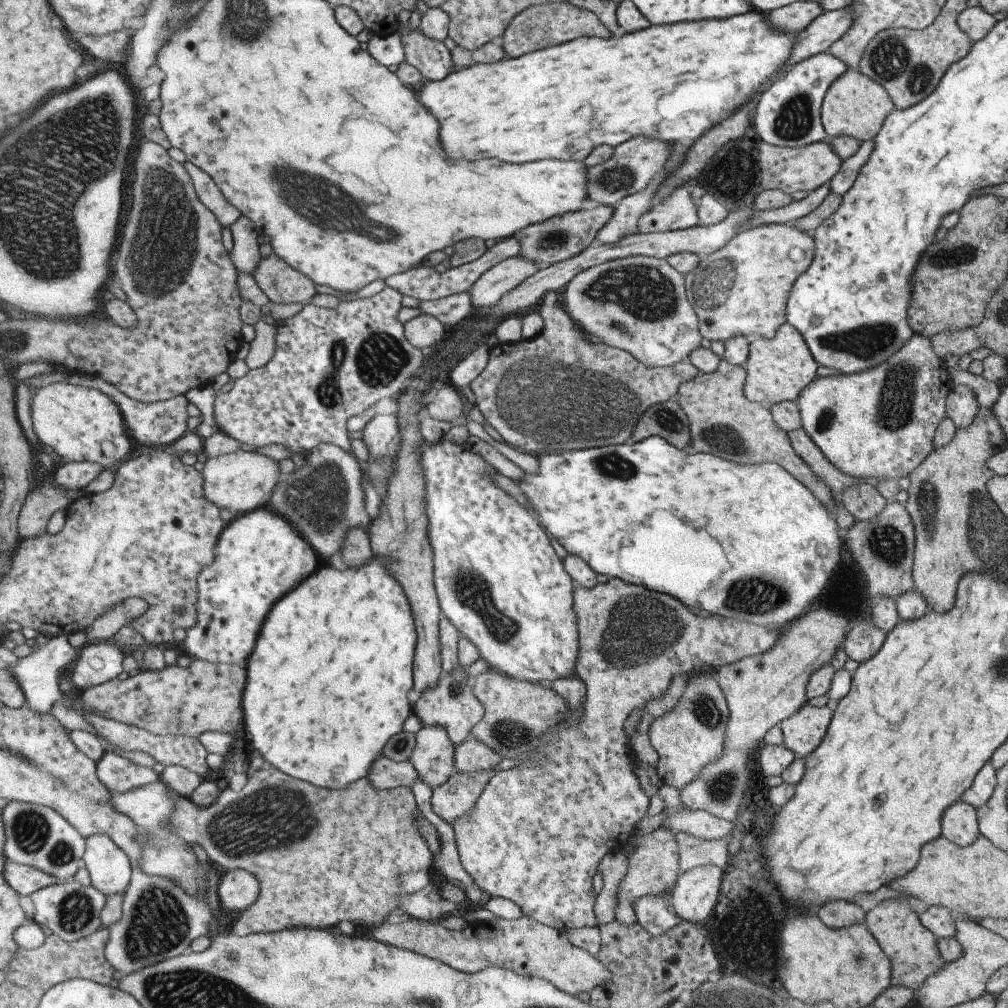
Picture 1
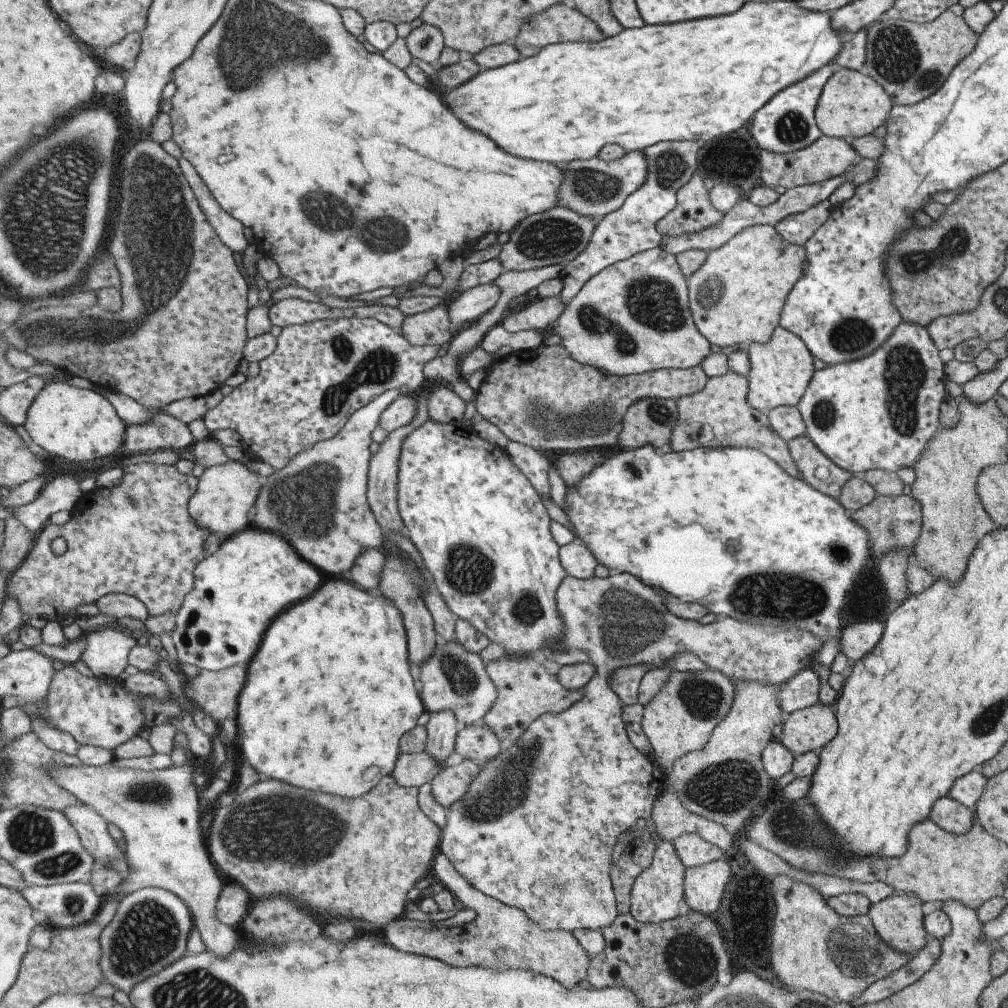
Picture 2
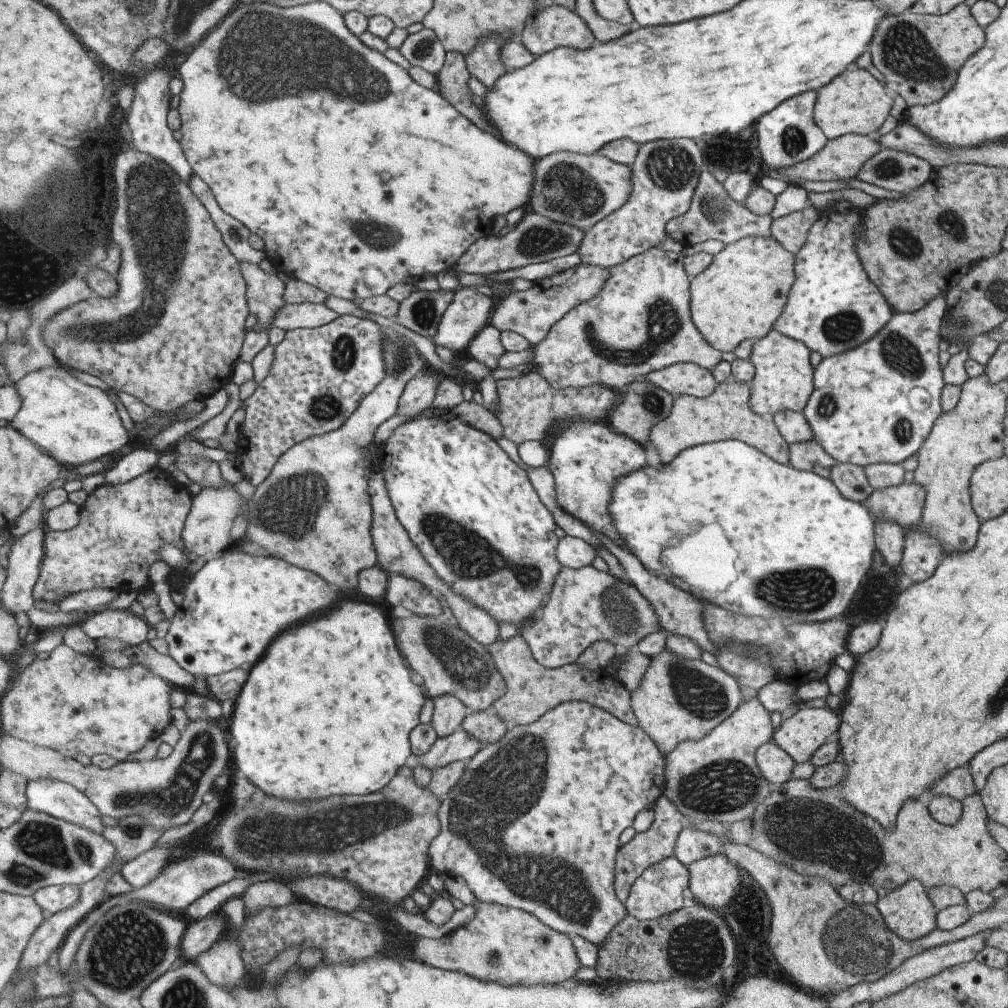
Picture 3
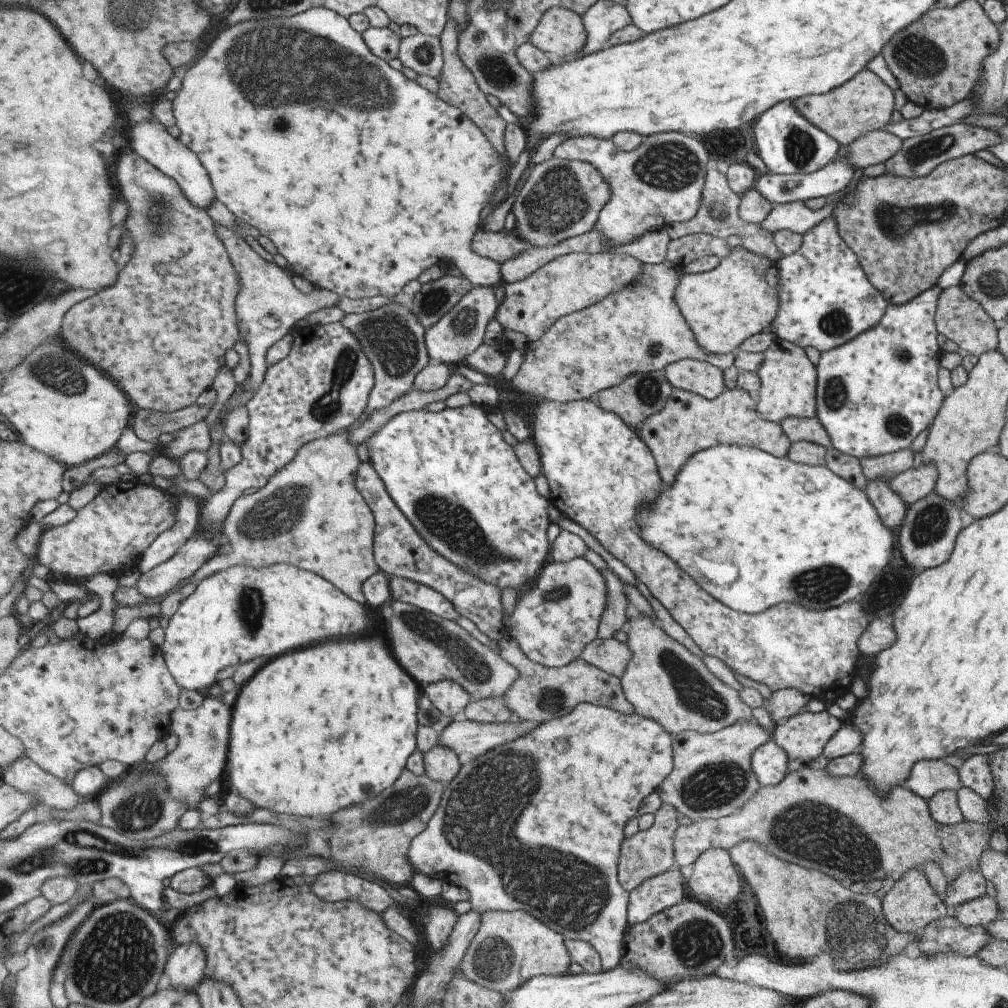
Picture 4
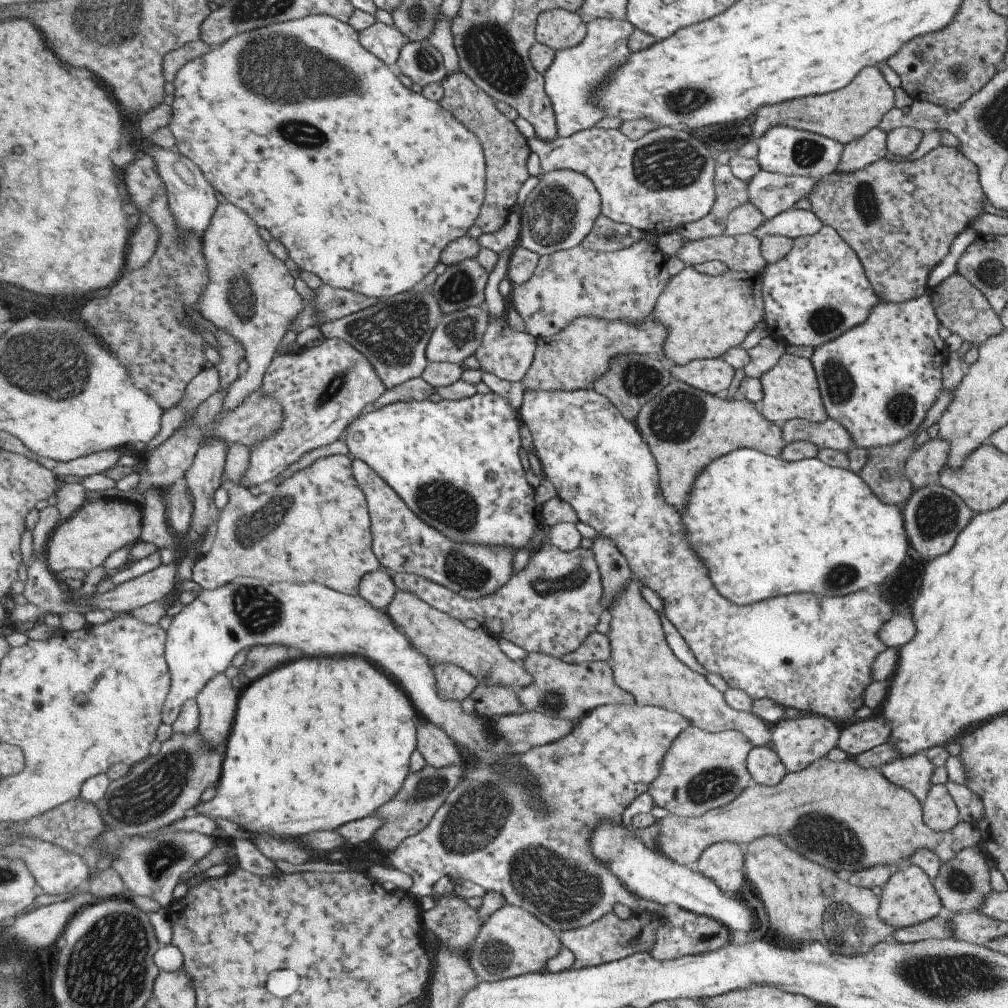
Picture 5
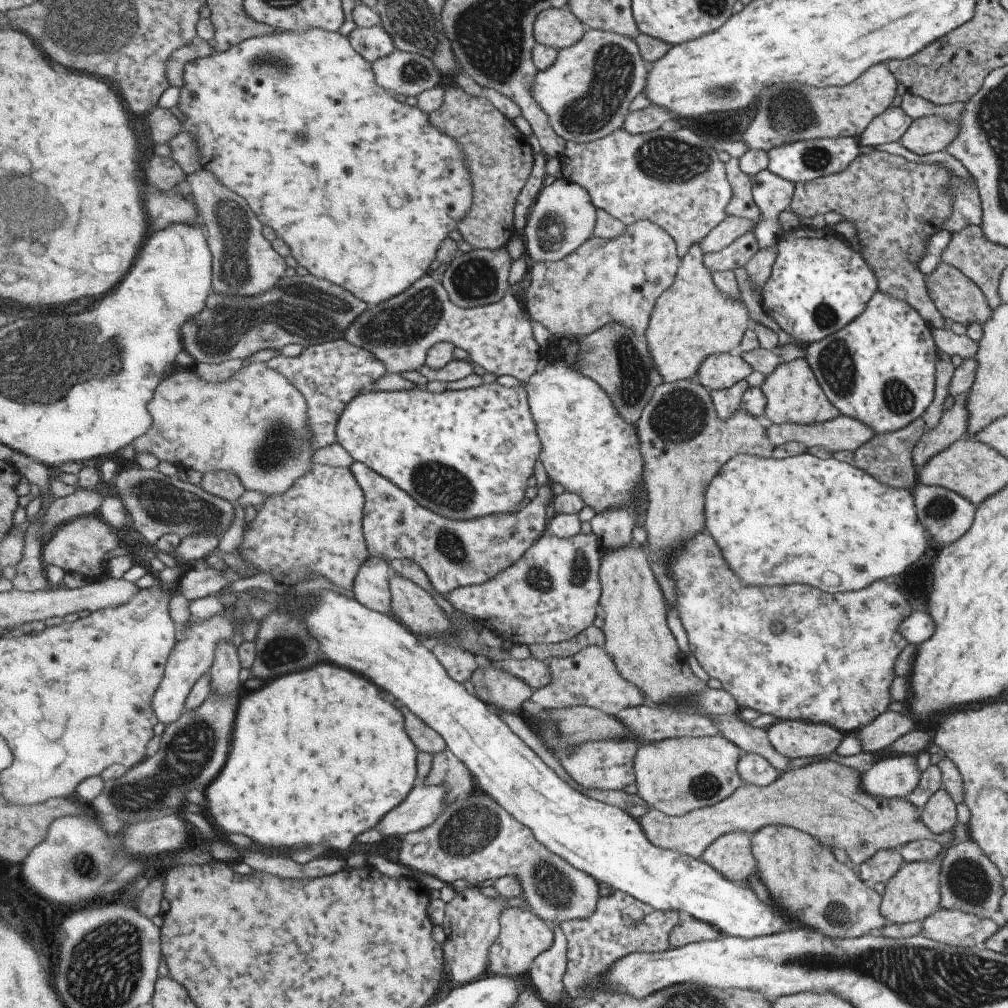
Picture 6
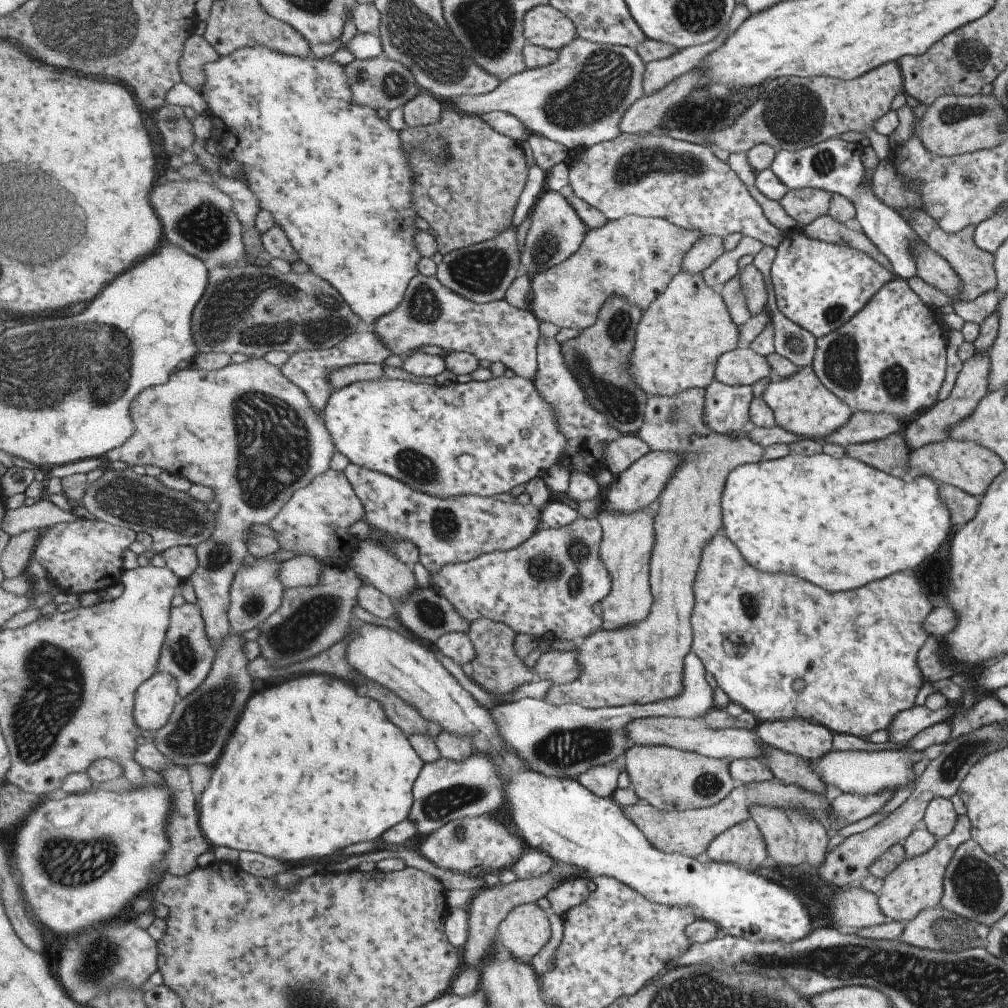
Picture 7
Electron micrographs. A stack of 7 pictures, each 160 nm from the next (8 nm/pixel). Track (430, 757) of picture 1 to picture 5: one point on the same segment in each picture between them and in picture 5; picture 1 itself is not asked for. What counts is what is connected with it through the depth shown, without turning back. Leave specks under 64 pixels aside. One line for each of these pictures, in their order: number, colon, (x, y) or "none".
2: (443, 728)
3: (449, 713)
4: (451, 699)
5: (456, 684)

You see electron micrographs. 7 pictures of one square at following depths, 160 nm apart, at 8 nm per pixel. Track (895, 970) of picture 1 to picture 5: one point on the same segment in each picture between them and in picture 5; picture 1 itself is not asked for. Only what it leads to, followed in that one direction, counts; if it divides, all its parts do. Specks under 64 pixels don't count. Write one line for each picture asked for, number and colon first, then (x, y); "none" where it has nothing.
2: (897, 919)
3: (907, 911)
4: (911, 904)
5: (908, 898)

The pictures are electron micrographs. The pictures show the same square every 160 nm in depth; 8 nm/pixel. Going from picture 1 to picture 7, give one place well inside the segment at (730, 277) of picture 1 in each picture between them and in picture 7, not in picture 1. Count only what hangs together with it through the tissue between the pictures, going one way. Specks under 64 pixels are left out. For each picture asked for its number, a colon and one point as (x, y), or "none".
2: (736, 295)
3: (739, 296)
4: (738, 298)
5: (706, 314)
6: (693, 319)
7: (681, 335)

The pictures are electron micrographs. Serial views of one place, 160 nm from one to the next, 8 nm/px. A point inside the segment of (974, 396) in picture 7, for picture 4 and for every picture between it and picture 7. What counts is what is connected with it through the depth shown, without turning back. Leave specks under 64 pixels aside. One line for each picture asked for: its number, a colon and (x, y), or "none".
4: (916, 483)
5: (924, 465)
6: (952, 425)

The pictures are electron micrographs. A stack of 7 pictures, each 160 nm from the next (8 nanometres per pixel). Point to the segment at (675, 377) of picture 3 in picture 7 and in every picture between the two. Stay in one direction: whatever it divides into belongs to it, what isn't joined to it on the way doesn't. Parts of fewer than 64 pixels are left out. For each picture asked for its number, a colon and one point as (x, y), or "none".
4: (699, 377)
5: (713, 376)
6: (718, 371)
7: (741, 366)

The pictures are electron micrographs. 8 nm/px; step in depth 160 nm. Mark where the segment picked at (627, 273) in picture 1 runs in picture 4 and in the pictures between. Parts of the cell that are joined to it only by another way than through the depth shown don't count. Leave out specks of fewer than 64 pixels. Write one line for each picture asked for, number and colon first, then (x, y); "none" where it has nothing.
2: (634, 317)
3: (641, 321)
4: (639, 330)

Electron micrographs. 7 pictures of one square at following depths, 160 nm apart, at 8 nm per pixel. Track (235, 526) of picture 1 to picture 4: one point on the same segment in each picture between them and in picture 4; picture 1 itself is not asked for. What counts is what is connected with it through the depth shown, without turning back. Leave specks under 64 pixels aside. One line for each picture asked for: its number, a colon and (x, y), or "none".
2: (254, 576)
3: (235, 605)
4: (241, 614)

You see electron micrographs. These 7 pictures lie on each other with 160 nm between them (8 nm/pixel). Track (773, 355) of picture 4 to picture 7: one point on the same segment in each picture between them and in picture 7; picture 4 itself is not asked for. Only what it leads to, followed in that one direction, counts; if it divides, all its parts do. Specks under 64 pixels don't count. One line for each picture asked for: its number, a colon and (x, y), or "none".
5: (790, 391)
6: (792, 395)
7: (800, 404)

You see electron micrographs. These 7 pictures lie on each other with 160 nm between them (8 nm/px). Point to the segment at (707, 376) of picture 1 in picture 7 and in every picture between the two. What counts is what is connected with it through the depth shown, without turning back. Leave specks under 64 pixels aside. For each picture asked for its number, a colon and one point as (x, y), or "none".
2: (719, 415)
3: (725, 414)
4: (689, 423)
5: (686, 428)
6: (684, 443)
7: (644, 663)

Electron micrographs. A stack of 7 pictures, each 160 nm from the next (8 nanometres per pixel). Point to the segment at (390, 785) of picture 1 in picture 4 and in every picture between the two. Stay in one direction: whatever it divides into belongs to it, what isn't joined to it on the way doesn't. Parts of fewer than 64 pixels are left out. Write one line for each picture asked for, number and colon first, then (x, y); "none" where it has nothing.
2: (412, 769)
3: (459, 746)
4: (462, 735)

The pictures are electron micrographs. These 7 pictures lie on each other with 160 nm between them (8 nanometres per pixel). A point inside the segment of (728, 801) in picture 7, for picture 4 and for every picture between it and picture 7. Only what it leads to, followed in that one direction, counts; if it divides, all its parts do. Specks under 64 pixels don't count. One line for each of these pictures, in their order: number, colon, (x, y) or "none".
4: (839, 826)
5: (836, 814)
6: (823, 799)

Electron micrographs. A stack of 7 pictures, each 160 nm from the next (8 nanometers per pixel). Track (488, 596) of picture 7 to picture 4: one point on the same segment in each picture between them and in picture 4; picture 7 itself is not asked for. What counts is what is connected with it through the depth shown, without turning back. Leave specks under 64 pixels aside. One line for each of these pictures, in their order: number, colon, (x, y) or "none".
4: (555, 618)
5: (551, 606)
6: (551, 594)

